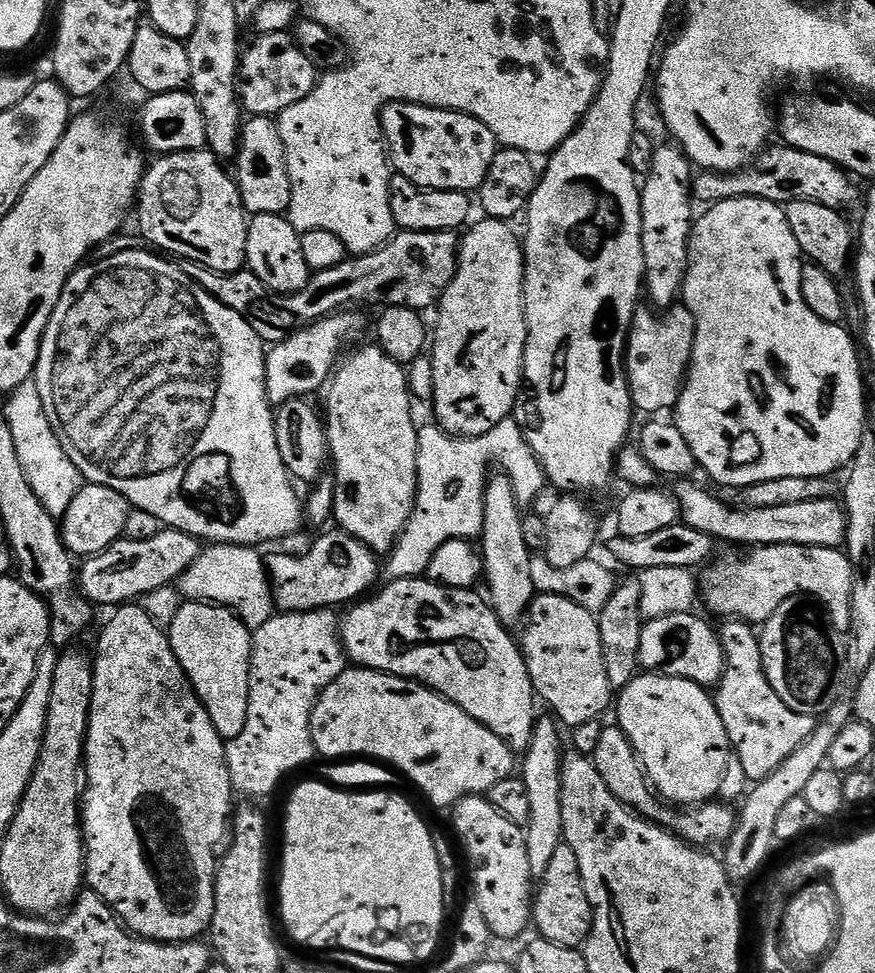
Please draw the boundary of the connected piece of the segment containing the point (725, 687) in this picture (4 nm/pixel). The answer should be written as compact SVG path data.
M733 619L721 624L724 625L719 625L718 635L720 643L724 645L726 667L724 677L721 678L714 692L716 709L722 718L722 726L726 726L731 751L738 758L738 762L742 762L742 770L746 770L748 781L765 780L771 772L778 770L778 766L782 766L782 762L786 762L786 758L790 758L790 754L794 754L794 750L798 750L798 746L802 746L802 742L806 742L806 738L810 738L817 717L798 714L790 710L790 706L786 706L786 702L782 702L782 698L774 694L764 673L764 664L760 660L762 658L760 638L753 625Z

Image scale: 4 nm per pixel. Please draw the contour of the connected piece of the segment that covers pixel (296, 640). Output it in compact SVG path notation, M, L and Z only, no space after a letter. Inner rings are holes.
M331 608L312 612L280 612L266 626L252 632L250 706L246 727L238 738L227 741L224 753L232 787L248 796L268 796L283 776L317 759L312 741L312 711L318 698L343 674L344 642L340 639L339 615Z

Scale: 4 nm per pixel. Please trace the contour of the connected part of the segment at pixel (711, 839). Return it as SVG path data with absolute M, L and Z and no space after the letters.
M604 726L602 728L601 741L590 759L595 764L598 774L602 774L602 782L606 782L606 786L610 786L612 793L626 807L675 832L681 840L686 840L693 846L708 846L704 844L716 844L719 840L720 843L727 841L736 828L737 813L733 809L731 812L728 809L731 807L727 803L709 802L699 805L695 810L673 810L661 803L657 793L648 782L648 775L644 773L644 768L640 765L636 751L632 748L632 744L626 738L624 731L618 726L612 726L612 728Z

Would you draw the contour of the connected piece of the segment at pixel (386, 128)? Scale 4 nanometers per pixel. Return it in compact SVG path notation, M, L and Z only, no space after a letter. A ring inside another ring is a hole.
M397 102L388 104L380 111L380 131L384 133L384 143L391 164L399 175L423 188L434 190L454 190L475 193L490 170L498 151L496 136L478 118L461 112L449 112L447 108L428 108L423 104Z

